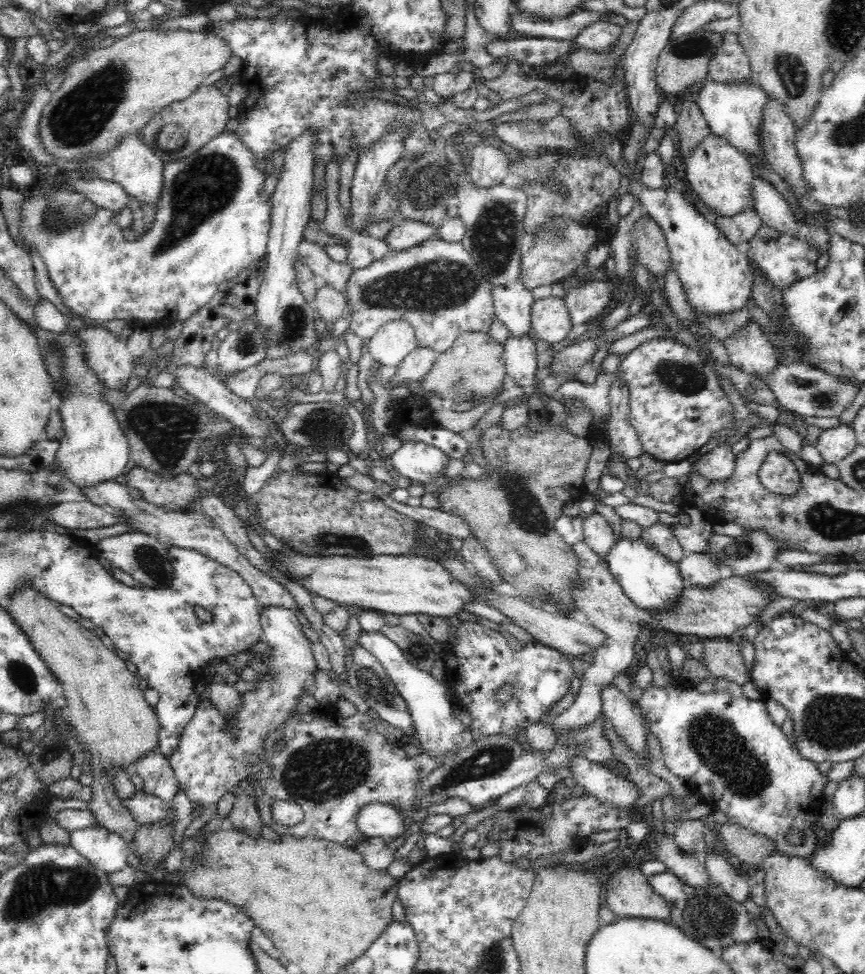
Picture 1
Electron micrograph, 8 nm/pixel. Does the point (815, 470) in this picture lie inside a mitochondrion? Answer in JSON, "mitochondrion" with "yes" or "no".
{"mitochondrion":"no"}

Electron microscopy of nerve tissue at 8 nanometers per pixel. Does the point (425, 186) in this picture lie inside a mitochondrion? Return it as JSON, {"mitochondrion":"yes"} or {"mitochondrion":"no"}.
{"mitochondrion":"yes"}

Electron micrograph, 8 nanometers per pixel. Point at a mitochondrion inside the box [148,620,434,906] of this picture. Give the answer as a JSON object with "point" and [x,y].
{"point":[326,768]}

